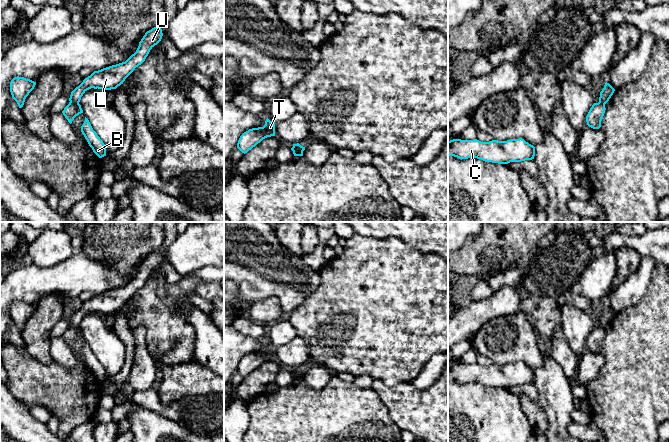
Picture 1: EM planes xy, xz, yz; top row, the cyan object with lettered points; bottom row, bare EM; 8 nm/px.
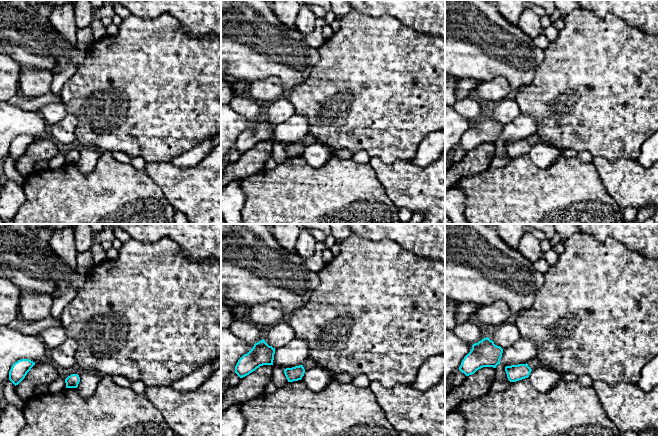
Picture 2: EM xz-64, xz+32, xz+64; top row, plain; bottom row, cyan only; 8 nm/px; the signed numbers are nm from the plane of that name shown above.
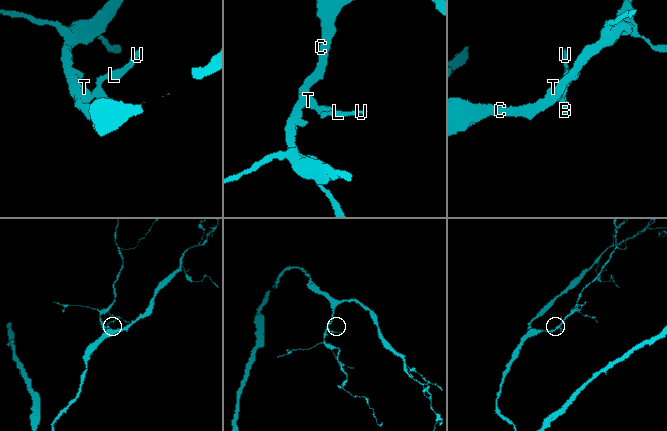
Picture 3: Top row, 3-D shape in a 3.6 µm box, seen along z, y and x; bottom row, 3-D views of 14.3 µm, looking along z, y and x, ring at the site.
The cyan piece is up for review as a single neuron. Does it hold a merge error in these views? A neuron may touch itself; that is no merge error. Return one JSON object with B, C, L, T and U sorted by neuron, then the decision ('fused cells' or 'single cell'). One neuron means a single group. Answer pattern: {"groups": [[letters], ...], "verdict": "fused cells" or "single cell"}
{"groups": [["B", "C", "T"], ["L", "U"]], "verdict": "fused cells"}

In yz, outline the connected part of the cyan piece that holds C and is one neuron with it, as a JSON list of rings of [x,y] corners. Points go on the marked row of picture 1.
[[[522,138],[490,142],[481,142],[477,139],[453,139],[448,141],[448,156],[459,159],[477,158],[485,162],[508,164],[534,159],[535,147]]]

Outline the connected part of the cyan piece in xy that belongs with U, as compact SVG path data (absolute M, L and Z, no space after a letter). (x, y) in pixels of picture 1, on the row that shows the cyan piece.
M154 27L147 31L139 42L134 54L125 62L94 71L71 92L69 101L71 103L79 103L83 94L91 88L102 90L116 89L123 84L136 67L145 61L150 50L161 41L162 36L163 33L160 27Z

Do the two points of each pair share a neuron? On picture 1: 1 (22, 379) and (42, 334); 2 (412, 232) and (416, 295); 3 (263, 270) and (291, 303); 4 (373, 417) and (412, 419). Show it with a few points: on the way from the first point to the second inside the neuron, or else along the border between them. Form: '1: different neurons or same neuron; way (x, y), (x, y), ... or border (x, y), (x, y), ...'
1: different neurons; border (25, 350), (42, 363), (49, 364), (52, 361)
2: different neurons; border (392, 237), (403, 240), (422, 253), (436, 254)
3: same neuron; way (271, 278), (288, 295)
4: different neurons; border (379, 397), (387, 409), (389, 417), (402, 430)

